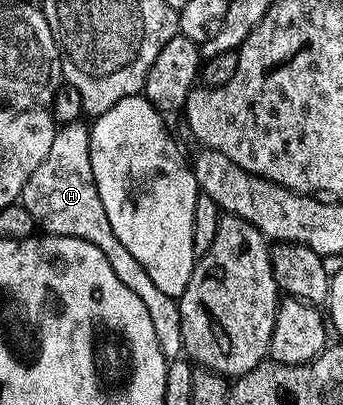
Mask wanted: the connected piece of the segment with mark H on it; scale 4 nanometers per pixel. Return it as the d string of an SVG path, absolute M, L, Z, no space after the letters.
M83 121L65 122L57 129L54 144L50 144L50 152L46 152L46 160L34 168L34 172L26 180L18 199L20 205L34 216L37 227L44 234L57 234L67 238L86 240L94 244L110 260L110 268L114 268L114 276L146 304L146 312L154 323L154 336L158 339L158 348L162 348L162 356L166 360L181 357L184 354L182 344L182 320L180 319L180 303L177 299L166 296L158 284L146 276L146 268L130 256L126 244L114 236L114 228L110 228L110 219L106 216L106 208L102 208L102 196L98 196L98 188L94 180L94 168L90 168L90 130Z

